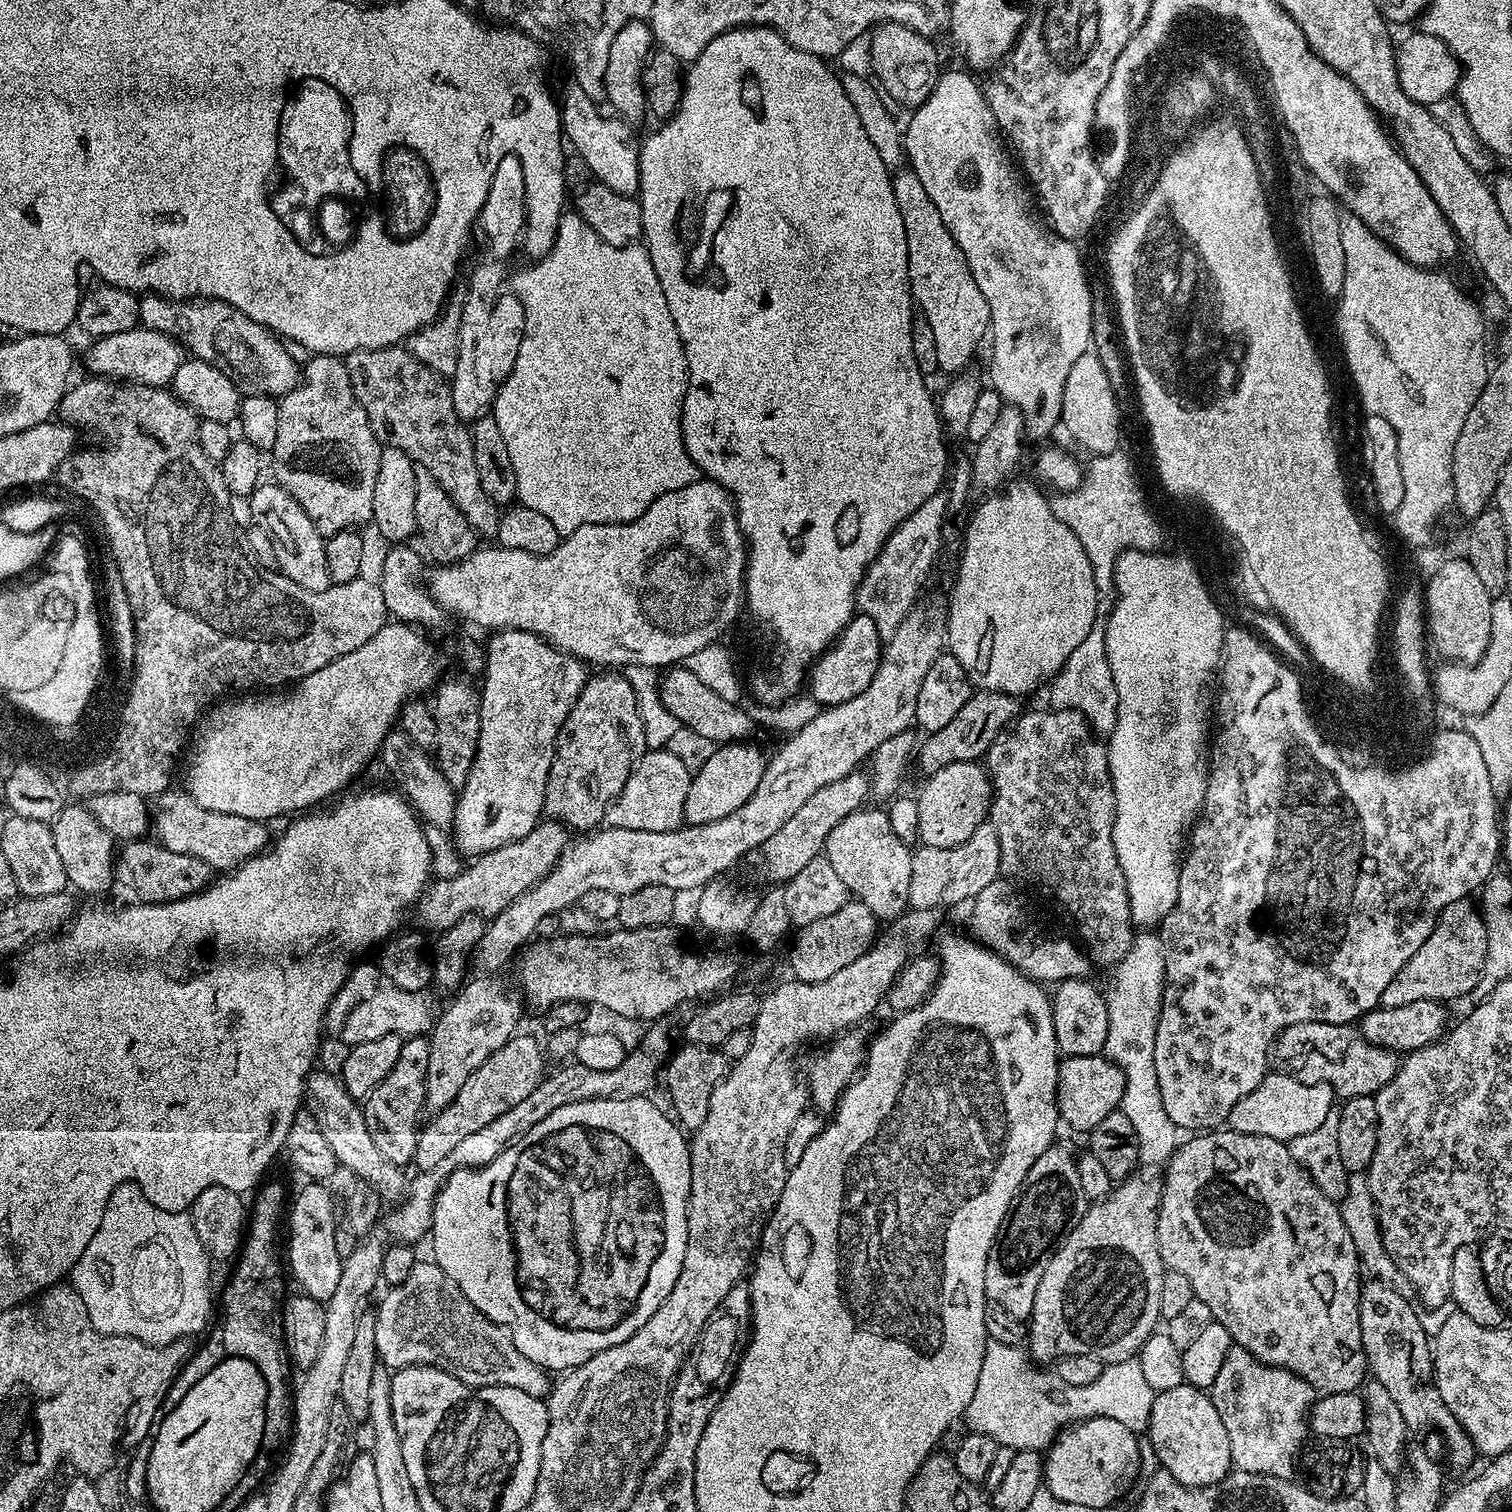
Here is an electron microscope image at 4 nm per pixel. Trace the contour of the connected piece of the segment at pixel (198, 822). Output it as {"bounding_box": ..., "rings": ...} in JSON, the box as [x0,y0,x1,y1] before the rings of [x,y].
{"bounding_box":[154,790,269,874],"rings":[[[184,790],[161,792],[154,800],[154,836],[160,845],[178,854],[202,858],[202,862],[220,874],[231,872],[269,847],[268,828],[269,825],[263,820],[206,810],[206,806],[198,806],[198,802],[194,802],[194,798]]]}

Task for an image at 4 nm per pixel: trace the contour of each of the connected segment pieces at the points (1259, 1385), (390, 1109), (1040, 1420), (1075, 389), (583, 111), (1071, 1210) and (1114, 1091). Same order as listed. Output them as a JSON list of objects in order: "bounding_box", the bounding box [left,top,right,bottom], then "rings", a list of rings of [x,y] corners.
[{"bounding_box":[1210,1346,1318,1479],"rings":[[[1234,1346],[1222,1362],[1218,1378],[1214,1378],[1210,1395],[1214,1410],[1222,1417],[1222,1426],[1226,1426],[1226,1434],[1230,1434],[1233,1469],[1293,1479],[1292,1471],[1298,1468],[1304,1439],[1310,1436],[1308,1414],[1318,1399],[1310,1382],[1290,1370],[1263,1364],[1250,1350]]]},{"bounding_box":[362,1036,430,1166],"rings":[[[409,1036],[404,1041],[394,1070],[378,1082],[376,1089],[366,1097],[362,1107],[366,1128],[374,1144],[386,1161],[396,1165],[408,1166],[416,1159],[416,1138],[422,1127],[422,1113],[426,1098],[426,1069],[430,1062],[428,1036]]]},{"bounding_box":[962,1340,1156,1451],"rings":[[[989,1340],[986,1354],[982,1354],[982,1370],[976,1372],[974,1398],[970,1398],[970,1406],[966,1406],[962,1424],[965,1424],[968,1432],[986,1434],[994,1438],[994,1442],[1006,1448],[1014,1448],[1016,1451],[1031,1448],[1044,1450],[1063,1429],[1077,1422],[1092,1420],[1095,1416],[1114,1418],[1114,1422],[1122,1422],[1122,1426],[1137,1434],[1147,1433],[1155,1397],[1156,1392],[1152,1390],[1149,1382],[1146,1382],[1145,1375],[1142,1374],[1139,1359],[1123,1360],[1105,1366],[1102,1374],[1098,1374],[1098,1378],[1090,1382],[1090,1386],[1070,1386],[1062,1382],[1062,1378],[1058,1378],[1055,1371],[1037,1366],[1023,1347],[1002,1346],[1002,1342]]]},{"bounding_box":[1060,350,1122,456],"rings":[[[1089,350],[1070,366],[1070,374],[1066,377],[1066,390],[1062,394],[1062,410],[1060,419],[1065,428],[1088,454],[1104,456],[1107,452],[1115,452],[1120,444],[1120,410],[1122,404],[1116,400],[1114,389],[1110,386],[1109,375],[1096,356]]]},{"bounding_box":[559,86,640,196],"rings":[[[569,86],[564,92],[564,101],[559,101],[560,127],[567,143],[574,147],[575,155],[585,160],[599,183],[618,190],[618,194],[636,196],[640,190],[640,144],[632,137],[625,121],[615,115],[603,116],[601,109],[582,90]]]},{"bounding_box":[984,1138,1090,1321],"rings":[[[1063,1138],[1053,1142],[1030,1166],[1024,1184],[1012,1201],[986,1258],[984,1295],[995,1307],[1014,1314],[1014,1318],[1027,1321],[1034,1310],[1034,1294],[1038,1294],[1038,1282],[1050,1266],[1050,1258],[1062,1246],[1062,1242],[1082,1222],[1090,1201],[1083,1193],[1078,1178],[1077,1150]]]},{"bounding_box":[1056,1056,1126,1134],"rings":[[[1064,1056],[1058,1070],[1056,1108],[1065,1125],[1068,1123],[1074,1131],[1088,1134],[1106,1114],[1119,1109],[1125,1090],[1126,1078],[1122,1070],[1107,1056]]]}]

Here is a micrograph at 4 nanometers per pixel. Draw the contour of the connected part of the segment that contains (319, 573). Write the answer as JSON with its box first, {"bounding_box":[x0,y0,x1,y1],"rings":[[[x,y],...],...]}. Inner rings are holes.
{"bounding_box":[248,482,332,592],"rings":[[[262,482],[248,497],[250,509],[253,510],[252,524],[265,532],[273,543],[277,559],[277,569],[283,572],[286,578],[298,582],[302,590],[321,592],[332,587],[330,569],[326,566],[325,537],[310,522],[306,510],[290,495],[282,485],[275,482]]]}

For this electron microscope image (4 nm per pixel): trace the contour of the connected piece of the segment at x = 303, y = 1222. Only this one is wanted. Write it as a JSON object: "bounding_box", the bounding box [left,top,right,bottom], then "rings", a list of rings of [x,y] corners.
{"bounding_box":[286,1182,343,1302],"rings":[[[308,1182],[305,1185],[295,1198],[292,1206],[290,1204],[288,1208],[286,1218],[286,1228],[288,1224],[288,1262],[286,1258],[286,1264],[288,1270],[290,1266],[295,1280],[301,1286],[299,1289],[305,1295],[321,1302],[326,1302],[333,1296],[335,1287],[338,1286],[341,1277],[343,1259],[340,1259],[338,1256],[334,1243],[335,1228],[338,1224],[336,1219],[334,1219],[334,1210],[331,1204],[332,1194],[326,1188],[328,1186],[320,1182]]]}

